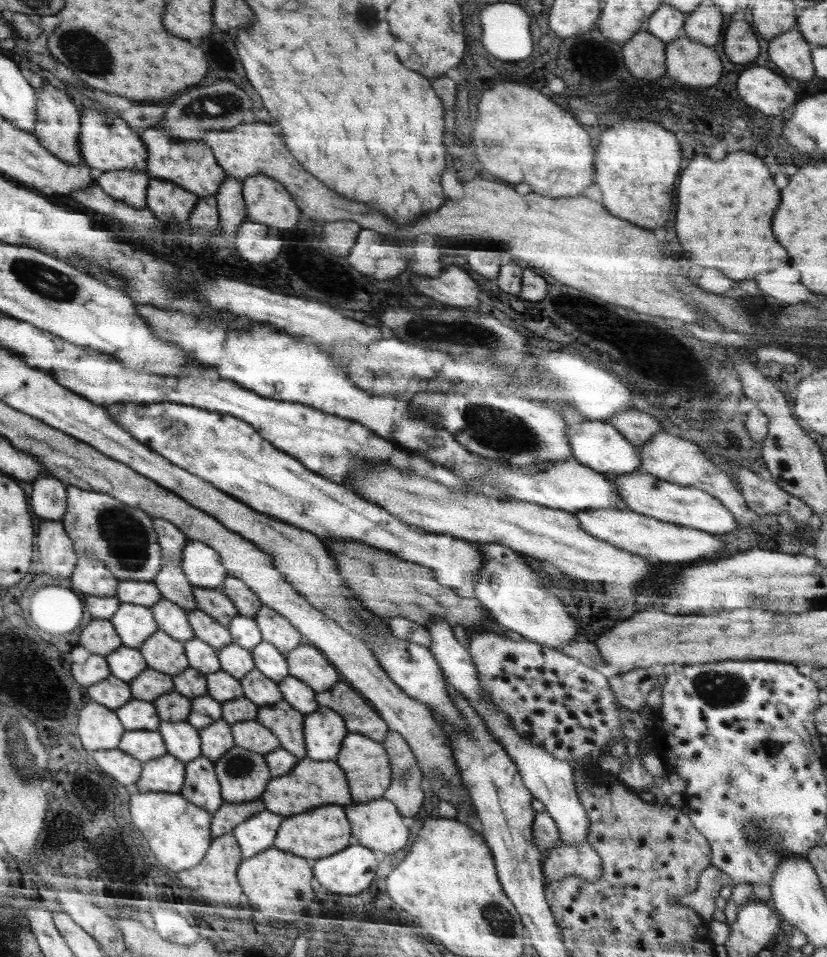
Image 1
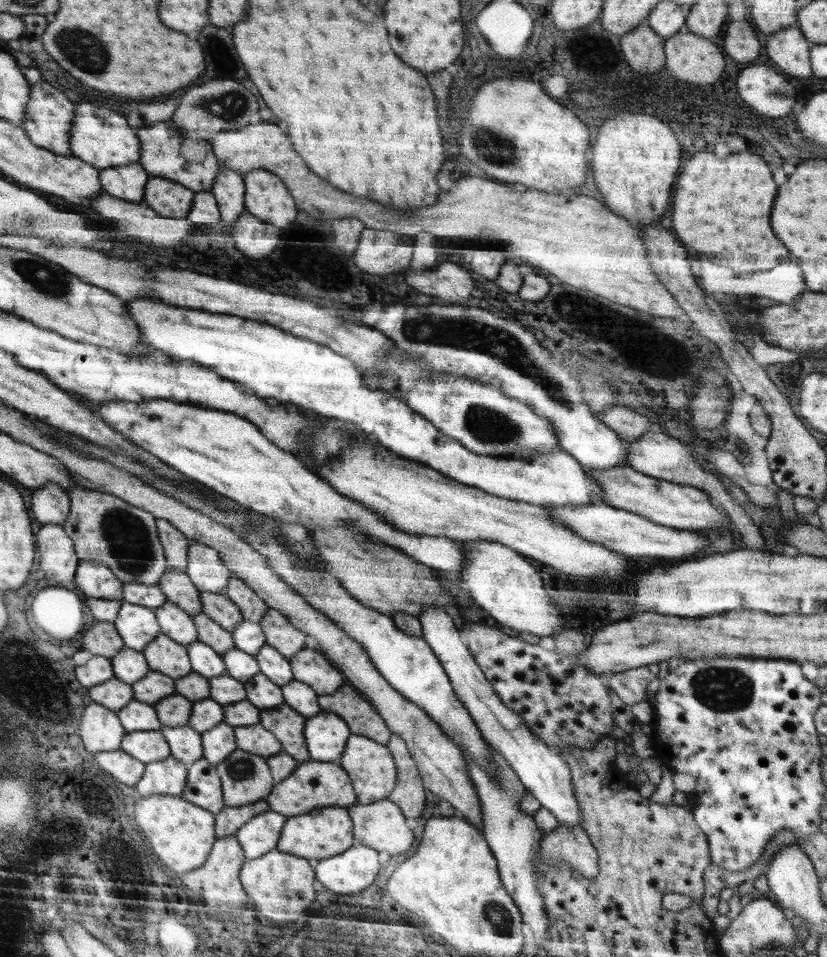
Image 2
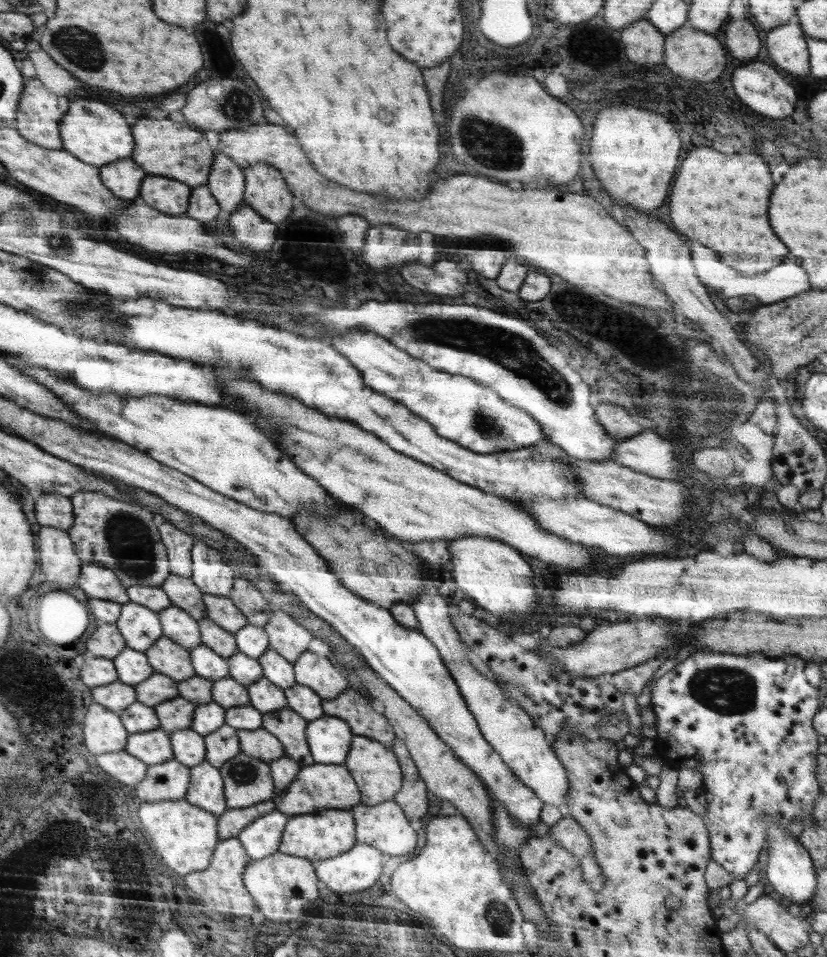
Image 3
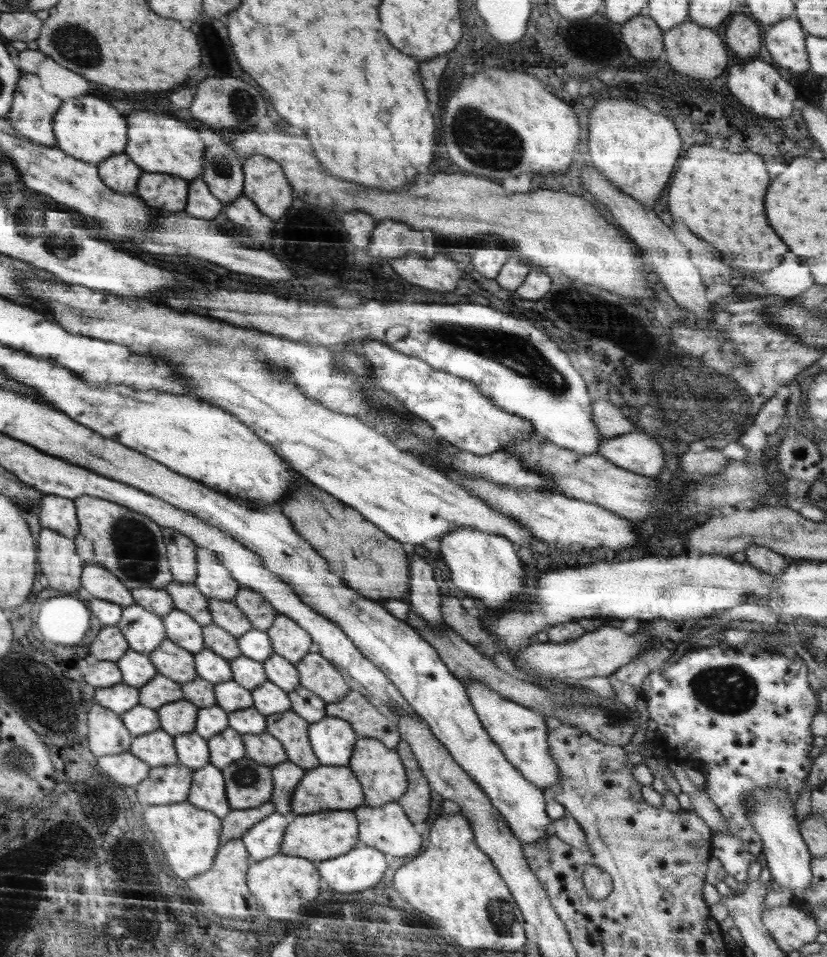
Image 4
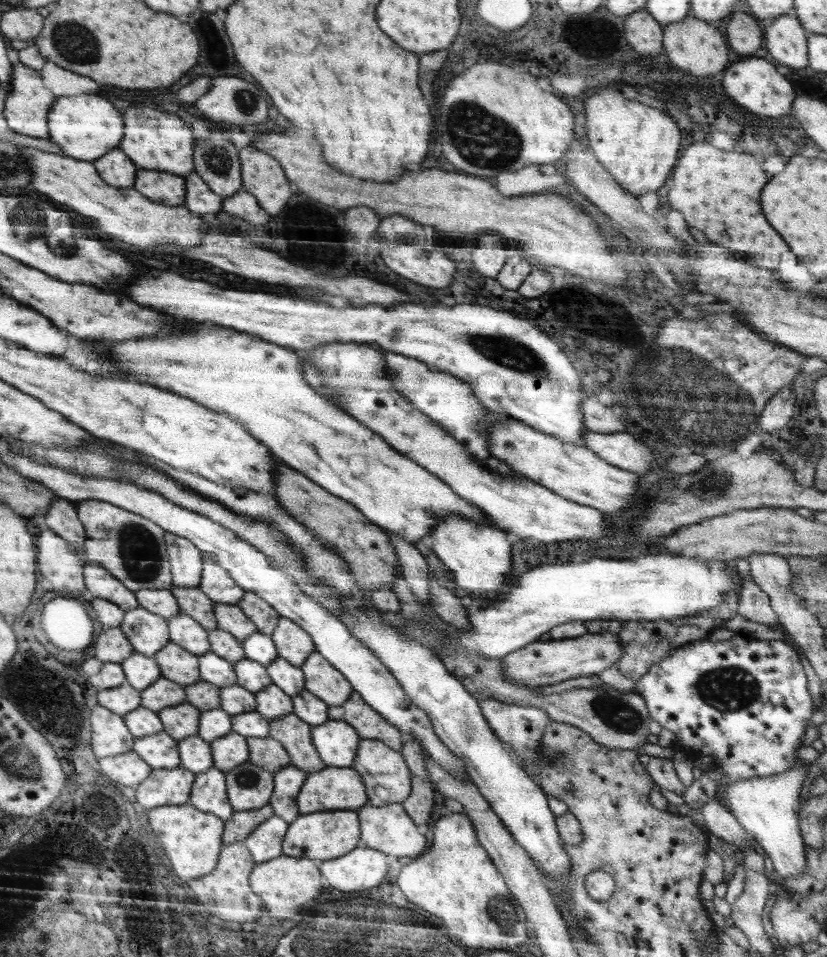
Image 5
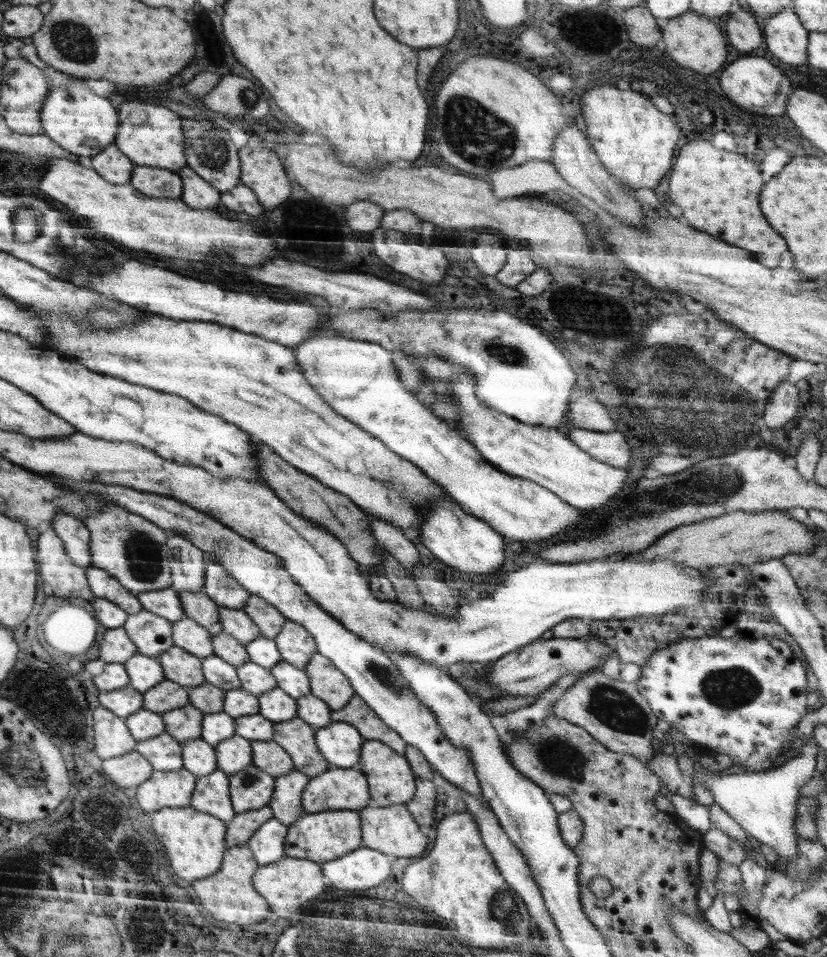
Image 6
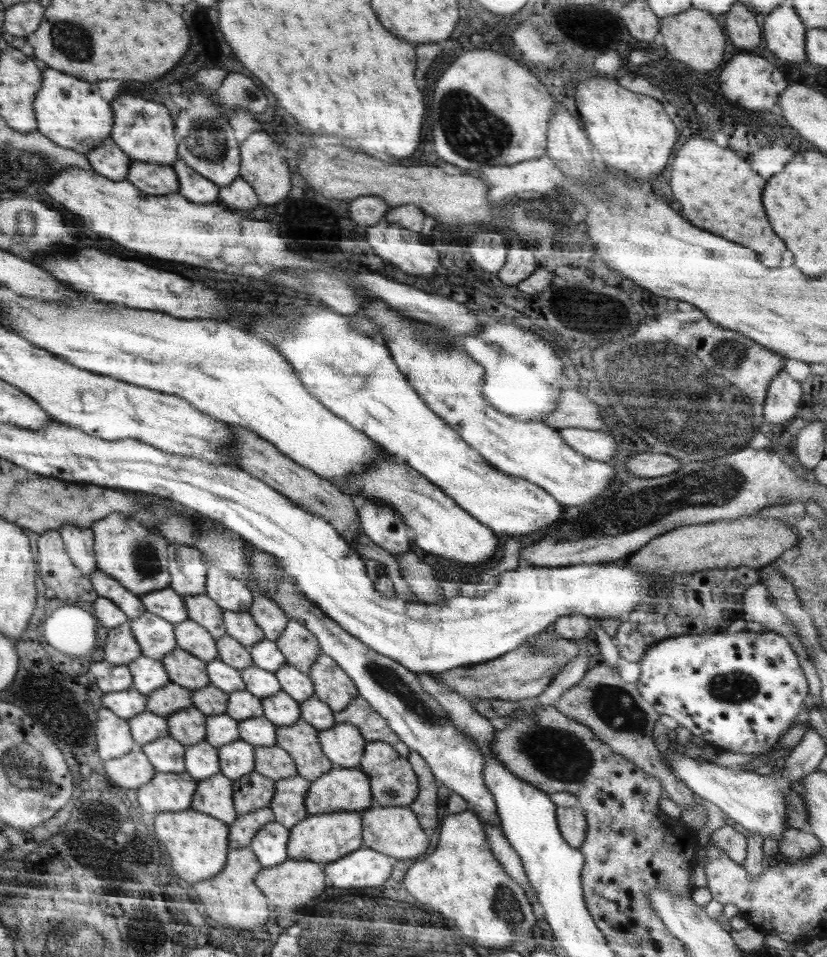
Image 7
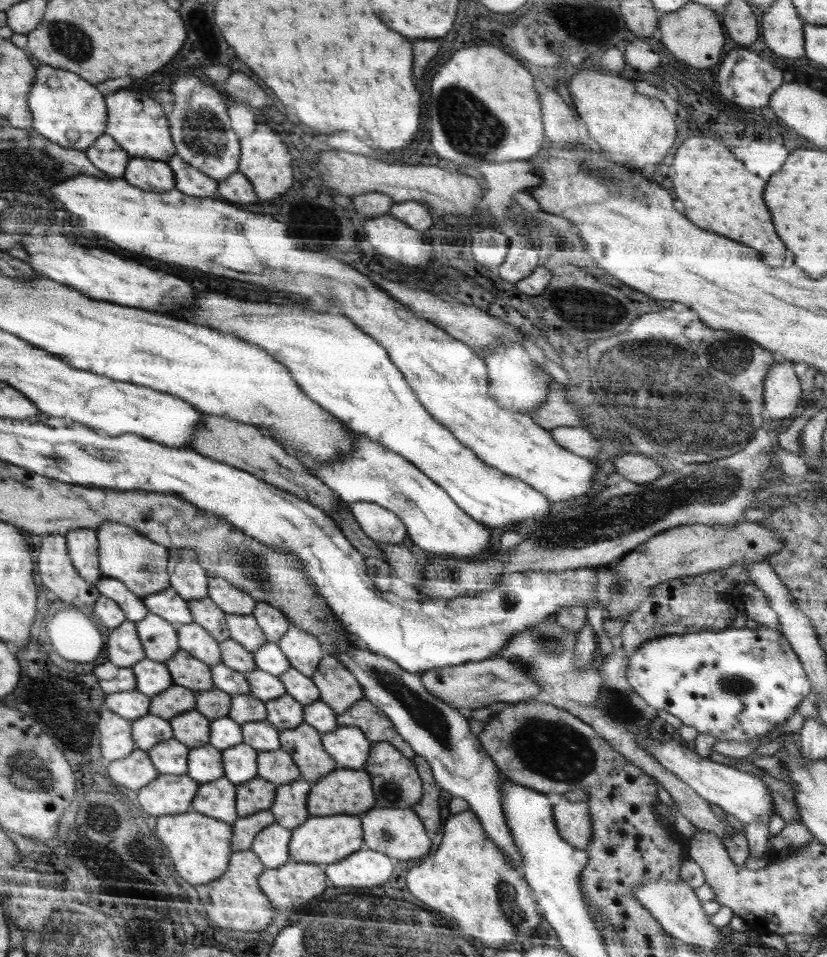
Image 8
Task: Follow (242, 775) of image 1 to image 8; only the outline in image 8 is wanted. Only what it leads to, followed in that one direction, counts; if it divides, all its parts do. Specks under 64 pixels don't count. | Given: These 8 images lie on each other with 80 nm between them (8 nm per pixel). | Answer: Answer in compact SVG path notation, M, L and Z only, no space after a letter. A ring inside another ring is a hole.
M262 777L237 784L237 814L242 818L269 810L277 796L276 784Z

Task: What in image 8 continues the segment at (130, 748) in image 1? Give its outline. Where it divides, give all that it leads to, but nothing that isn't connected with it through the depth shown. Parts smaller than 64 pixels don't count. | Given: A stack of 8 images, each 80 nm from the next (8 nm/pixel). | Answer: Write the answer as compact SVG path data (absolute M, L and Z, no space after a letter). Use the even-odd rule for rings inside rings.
M174 738L159 742L150 748L150 750L147 750L150 760L160 775L187 774L189 752L189 746L186 746L183 742L178 742Z

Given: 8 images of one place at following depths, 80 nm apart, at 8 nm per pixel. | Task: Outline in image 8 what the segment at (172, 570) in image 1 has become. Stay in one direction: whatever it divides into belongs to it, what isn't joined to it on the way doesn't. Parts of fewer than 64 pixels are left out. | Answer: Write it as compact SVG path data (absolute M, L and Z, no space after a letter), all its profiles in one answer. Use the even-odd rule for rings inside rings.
M210 598L187 601L193 622L205 628L219 643L230 639L226 613Z

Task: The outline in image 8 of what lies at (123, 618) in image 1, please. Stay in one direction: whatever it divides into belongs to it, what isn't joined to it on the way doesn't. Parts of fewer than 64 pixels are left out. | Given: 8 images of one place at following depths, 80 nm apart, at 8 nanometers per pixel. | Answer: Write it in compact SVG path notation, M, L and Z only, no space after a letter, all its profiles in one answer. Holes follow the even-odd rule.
M149 613L135 624L137 633L149 659L165 663L179 652L177 627L157 614Z

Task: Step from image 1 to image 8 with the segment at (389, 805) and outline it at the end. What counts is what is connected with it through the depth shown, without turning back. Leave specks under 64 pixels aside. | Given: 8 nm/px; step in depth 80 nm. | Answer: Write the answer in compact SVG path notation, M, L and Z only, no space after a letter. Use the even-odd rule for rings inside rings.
M372 808L362 814L363 844L369 850L378 850L390 858L410 860L426 856L432 848L431 834L422 824L421 818L411 809Z

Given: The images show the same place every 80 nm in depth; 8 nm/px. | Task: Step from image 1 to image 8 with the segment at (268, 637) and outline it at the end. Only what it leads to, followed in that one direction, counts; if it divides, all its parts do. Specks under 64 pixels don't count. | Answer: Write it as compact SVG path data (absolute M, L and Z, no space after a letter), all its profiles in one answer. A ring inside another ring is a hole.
M289 623L286 635L282 636L277 643L285 651L292 667L311 679L317 672L322 658L327 655L314 635L306 633L294 623Z

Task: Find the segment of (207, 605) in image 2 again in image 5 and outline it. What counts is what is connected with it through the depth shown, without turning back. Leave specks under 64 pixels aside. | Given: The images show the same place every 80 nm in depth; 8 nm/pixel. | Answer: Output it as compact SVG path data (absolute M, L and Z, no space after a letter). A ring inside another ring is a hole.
M215 603L214 618L219 630L224 630L239 641L257 632L256 626L245 616L238 605Z

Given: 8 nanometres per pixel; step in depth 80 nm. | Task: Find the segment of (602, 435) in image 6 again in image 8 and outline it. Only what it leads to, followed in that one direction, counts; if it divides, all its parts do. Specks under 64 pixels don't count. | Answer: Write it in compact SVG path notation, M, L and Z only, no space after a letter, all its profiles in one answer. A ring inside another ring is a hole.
M561 426L550 431L552 438L560 446L578 456L592 459L602 450L602 442L584 427Z

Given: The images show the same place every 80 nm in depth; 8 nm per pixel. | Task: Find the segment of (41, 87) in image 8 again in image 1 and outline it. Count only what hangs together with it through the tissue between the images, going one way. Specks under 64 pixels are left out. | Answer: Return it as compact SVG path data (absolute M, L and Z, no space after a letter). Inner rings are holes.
M86 108L81 112L83 129L81 130L81 150L84 163L90 168L102 171L134 169L147 174L149 150L144 140L128 128L120 118L110 118L108 114Z

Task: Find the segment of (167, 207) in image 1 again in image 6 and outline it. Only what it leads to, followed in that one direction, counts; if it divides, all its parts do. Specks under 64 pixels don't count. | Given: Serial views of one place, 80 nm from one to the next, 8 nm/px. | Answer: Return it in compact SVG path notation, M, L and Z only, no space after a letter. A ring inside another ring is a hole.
M136 165L129 183L154 198L178 199L184 192L184 180L181 175L160 167Z

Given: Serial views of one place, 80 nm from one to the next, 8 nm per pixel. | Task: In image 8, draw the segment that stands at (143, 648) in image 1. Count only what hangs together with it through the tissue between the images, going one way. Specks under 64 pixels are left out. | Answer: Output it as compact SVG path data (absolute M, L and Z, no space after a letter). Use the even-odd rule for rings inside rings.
M179 649L170 660L165 662L172 680L176 685L182 685L195 694L213 690L213 674L209 663L194 658L188 651Z

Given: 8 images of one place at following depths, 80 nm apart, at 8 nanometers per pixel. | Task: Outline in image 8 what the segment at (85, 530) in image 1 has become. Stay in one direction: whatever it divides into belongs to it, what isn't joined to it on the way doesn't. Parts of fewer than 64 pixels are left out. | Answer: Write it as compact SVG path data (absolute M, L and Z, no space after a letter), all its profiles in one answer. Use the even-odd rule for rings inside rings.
M105 522L96 531L99 540L98 558L102 575L117 578L133 594L142 598L166 590L170 586L168 572L166 572L166 562L168 562L166 546L154 542L141 531L119 522Z

